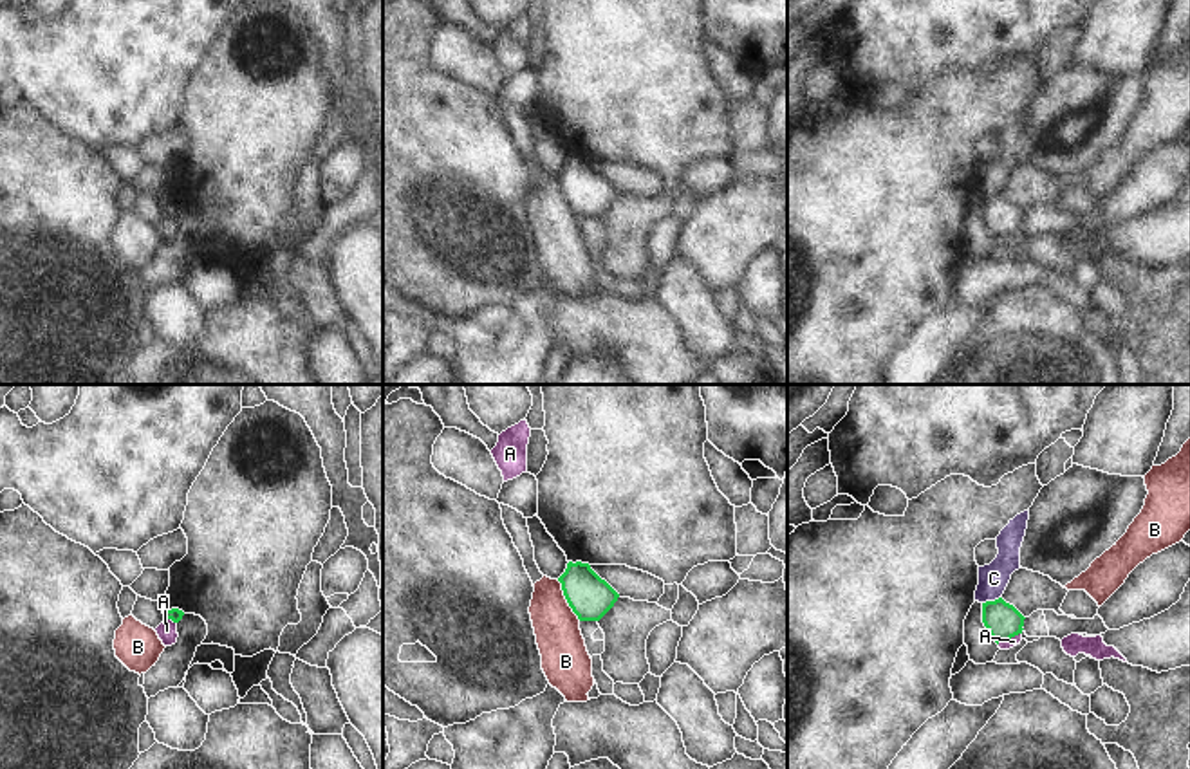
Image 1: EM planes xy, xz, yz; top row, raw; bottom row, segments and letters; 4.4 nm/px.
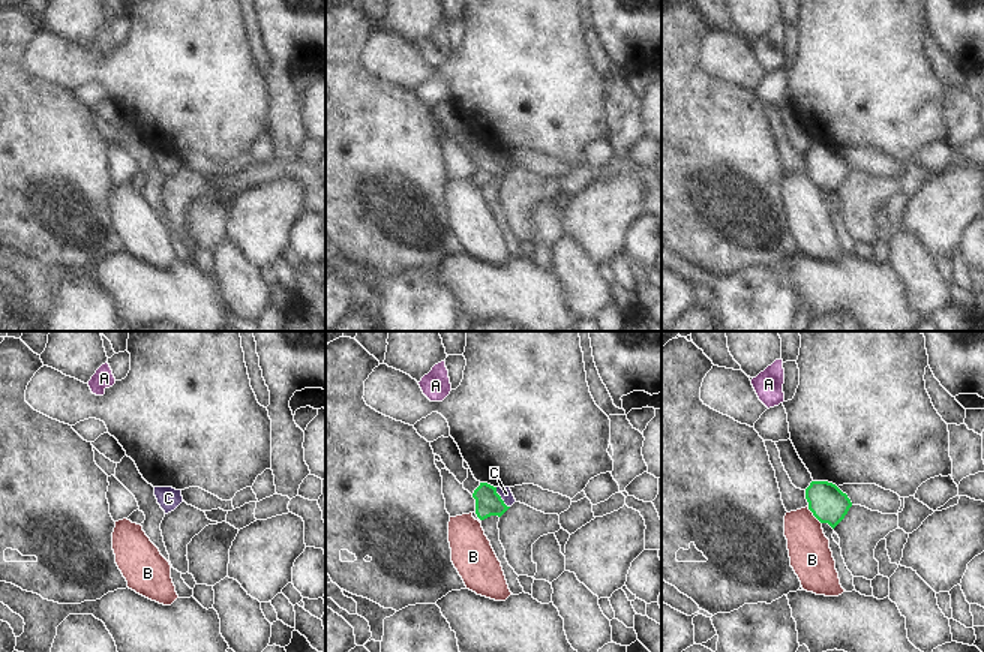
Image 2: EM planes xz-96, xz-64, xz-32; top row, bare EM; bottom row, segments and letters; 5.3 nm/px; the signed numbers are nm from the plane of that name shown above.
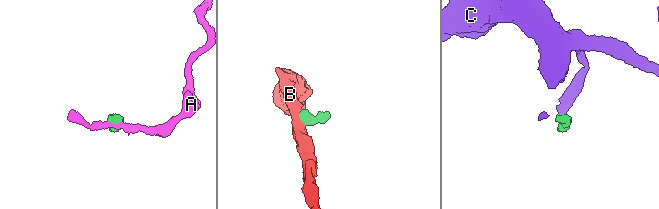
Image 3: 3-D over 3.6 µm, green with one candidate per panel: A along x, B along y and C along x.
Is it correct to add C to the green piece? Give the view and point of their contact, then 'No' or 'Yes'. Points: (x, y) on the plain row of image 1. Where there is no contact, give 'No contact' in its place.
Touches green at yz (990, 197). No.

